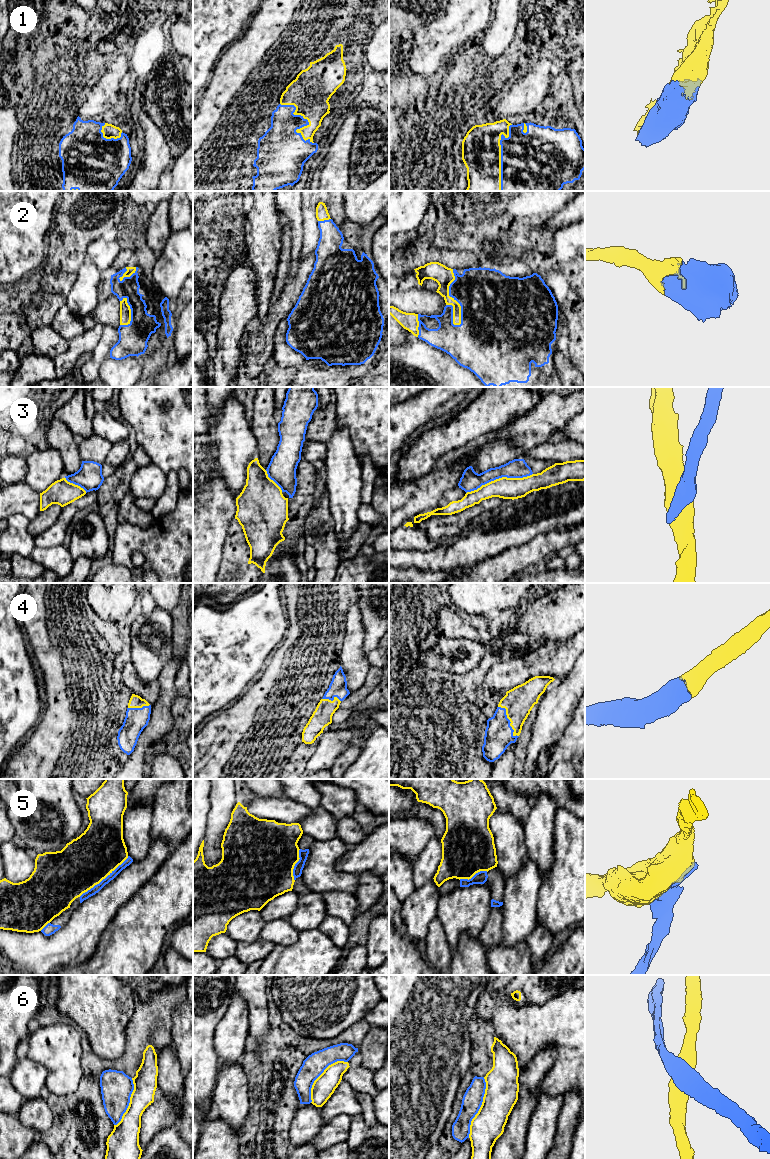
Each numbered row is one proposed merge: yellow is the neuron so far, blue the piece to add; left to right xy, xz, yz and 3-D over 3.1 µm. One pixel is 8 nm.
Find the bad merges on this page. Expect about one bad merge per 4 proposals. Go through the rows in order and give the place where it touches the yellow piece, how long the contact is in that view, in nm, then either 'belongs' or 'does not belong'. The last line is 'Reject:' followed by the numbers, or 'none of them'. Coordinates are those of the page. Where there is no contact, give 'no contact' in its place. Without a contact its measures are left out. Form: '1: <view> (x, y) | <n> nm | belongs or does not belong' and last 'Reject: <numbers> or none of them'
1: xz (307, 119) | 420 nm | belongs
2: yz (451, 297) | 460 nm | belongs
3: yz (499, 478) | 550 nm | does not belong
4: yz (510, 721) | 300 nm | belongs
5: xy (103, 878) | 500 nm | does not belong
6: yz (480, 1107) | 500 nm | does not belong
Reject: 3, 5, 6

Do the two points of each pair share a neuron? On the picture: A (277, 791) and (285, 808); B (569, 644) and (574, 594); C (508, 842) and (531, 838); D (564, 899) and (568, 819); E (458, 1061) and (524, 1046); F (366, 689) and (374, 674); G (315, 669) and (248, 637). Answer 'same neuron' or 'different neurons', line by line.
A: different neurons
B: different neurons
C: different neurons
D: same neuron
E: different neurons
F: same neuron
G: different neurons

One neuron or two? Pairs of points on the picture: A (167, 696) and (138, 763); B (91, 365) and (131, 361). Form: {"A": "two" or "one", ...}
{"A": "one", "B": "two"}

